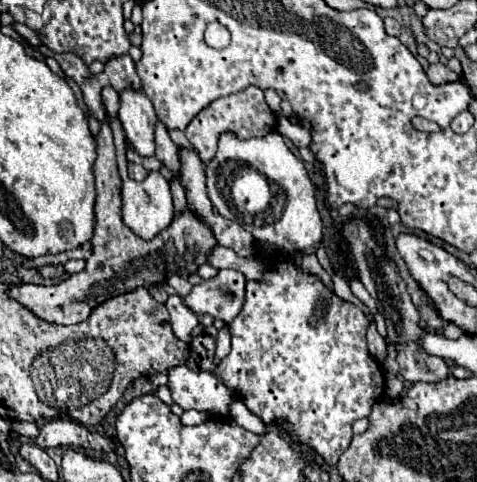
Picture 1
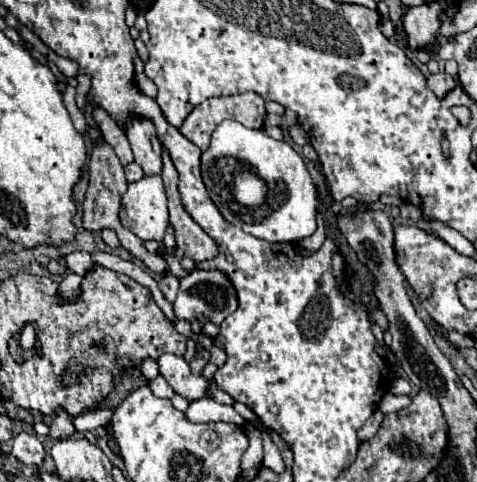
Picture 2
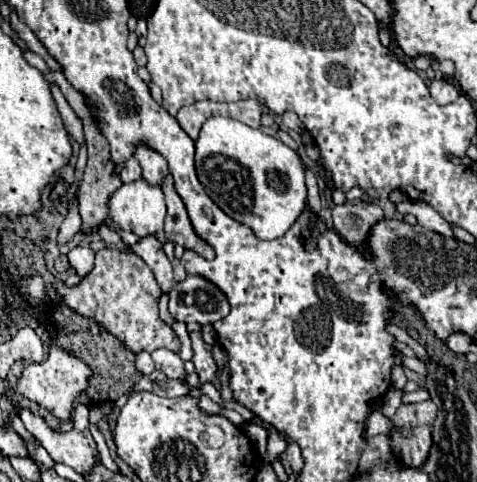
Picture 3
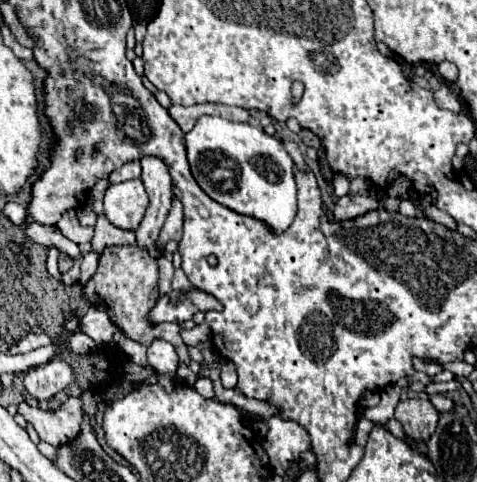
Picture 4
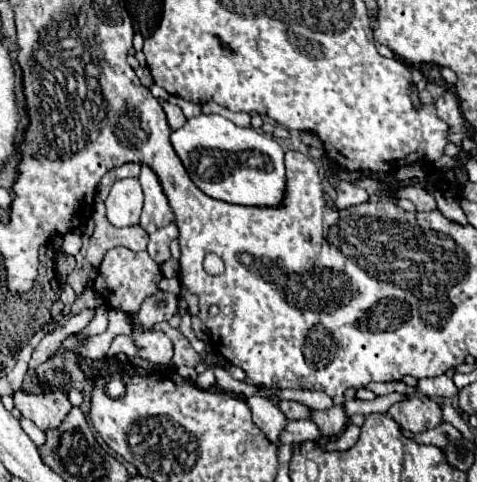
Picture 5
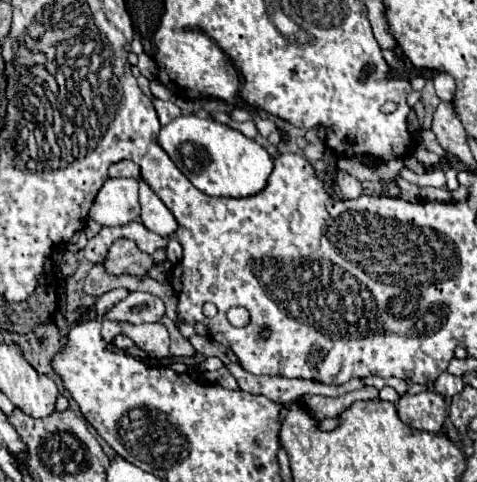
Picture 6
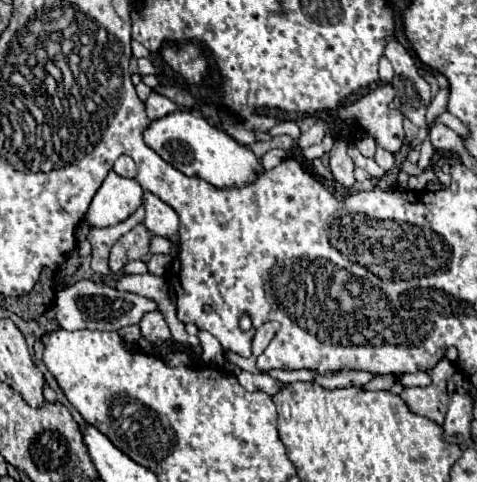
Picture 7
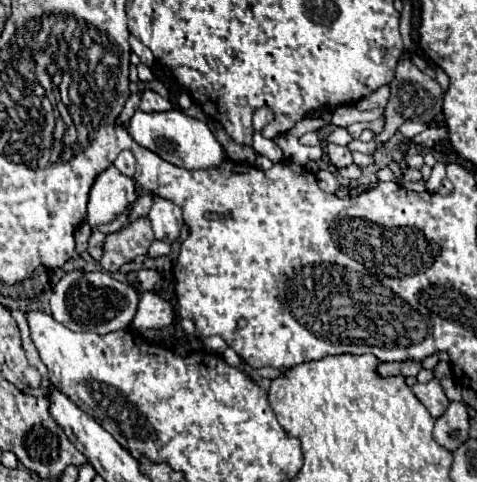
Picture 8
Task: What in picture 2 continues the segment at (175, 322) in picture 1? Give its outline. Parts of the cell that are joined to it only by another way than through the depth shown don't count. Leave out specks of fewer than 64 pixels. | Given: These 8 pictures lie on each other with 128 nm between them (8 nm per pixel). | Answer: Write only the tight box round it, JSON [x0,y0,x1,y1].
[160,274,178,302]

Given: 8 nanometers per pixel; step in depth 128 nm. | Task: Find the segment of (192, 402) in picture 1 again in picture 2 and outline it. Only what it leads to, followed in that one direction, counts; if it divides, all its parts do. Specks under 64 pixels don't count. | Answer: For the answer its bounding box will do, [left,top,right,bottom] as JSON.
[158,354,210,402]

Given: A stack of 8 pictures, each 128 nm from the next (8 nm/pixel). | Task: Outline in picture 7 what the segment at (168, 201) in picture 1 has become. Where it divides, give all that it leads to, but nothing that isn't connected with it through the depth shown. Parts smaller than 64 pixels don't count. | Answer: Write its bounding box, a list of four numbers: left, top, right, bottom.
[86,172,142,226]

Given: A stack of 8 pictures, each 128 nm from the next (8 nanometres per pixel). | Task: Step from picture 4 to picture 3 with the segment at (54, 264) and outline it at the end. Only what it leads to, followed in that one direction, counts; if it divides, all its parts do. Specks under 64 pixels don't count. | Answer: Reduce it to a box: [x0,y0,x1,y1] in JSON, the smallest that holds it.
[60,196,82,246]

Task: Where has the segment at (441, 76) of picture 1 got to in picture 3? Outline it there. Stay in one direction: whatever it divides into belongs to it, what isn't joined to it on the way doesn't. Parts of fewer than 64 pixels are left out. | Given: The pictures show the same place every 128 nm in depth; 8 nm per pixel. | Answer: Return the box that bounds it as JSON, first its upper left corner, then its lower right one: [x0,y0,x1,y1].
[430,78,460,104]

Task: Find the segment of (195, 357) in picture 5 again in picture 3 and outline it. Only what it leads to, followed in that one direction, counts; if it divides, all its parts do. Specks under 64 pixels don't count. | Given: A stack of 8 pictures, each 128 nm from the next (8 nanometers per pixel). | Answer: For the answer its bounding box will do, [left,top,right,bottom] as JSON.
[24,248,180,352]

